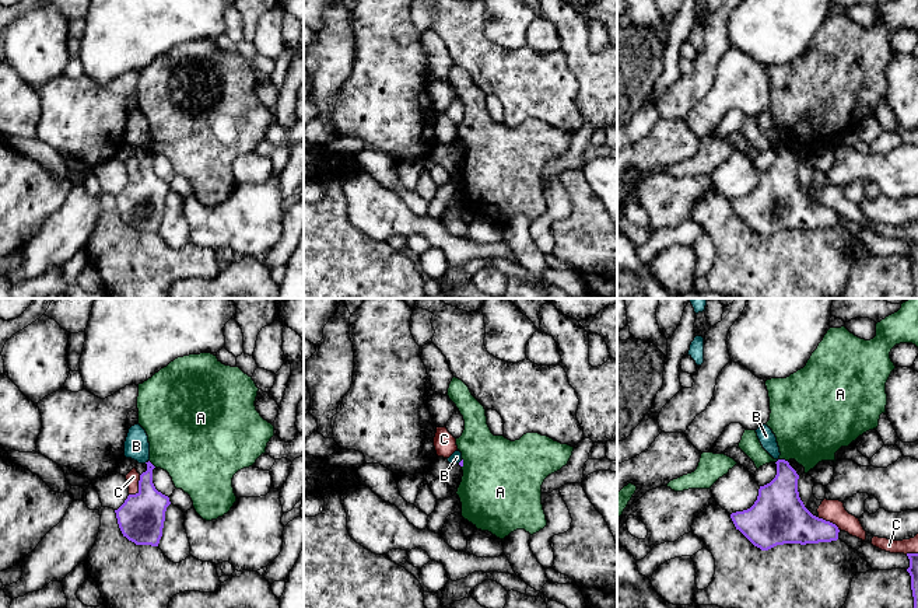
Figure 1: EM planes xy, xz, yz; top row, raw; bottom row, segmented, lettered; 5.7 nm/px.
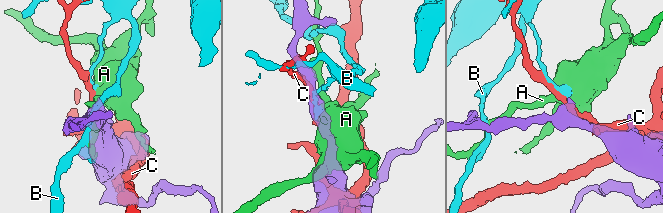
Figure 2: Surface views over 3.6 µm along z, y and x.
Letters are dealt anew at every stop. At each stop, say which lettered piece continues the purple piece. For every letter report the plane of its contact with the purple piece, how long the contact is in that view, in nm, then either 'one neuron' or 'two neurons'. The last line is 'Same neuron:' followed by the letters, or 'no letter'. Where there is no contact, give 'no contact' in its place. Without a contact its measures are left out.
A: yz | 70 nm | two neurons
B: xy | 30 nm | two neurons
C: xy | 140 nm | two neurons
Same neuron: no letter

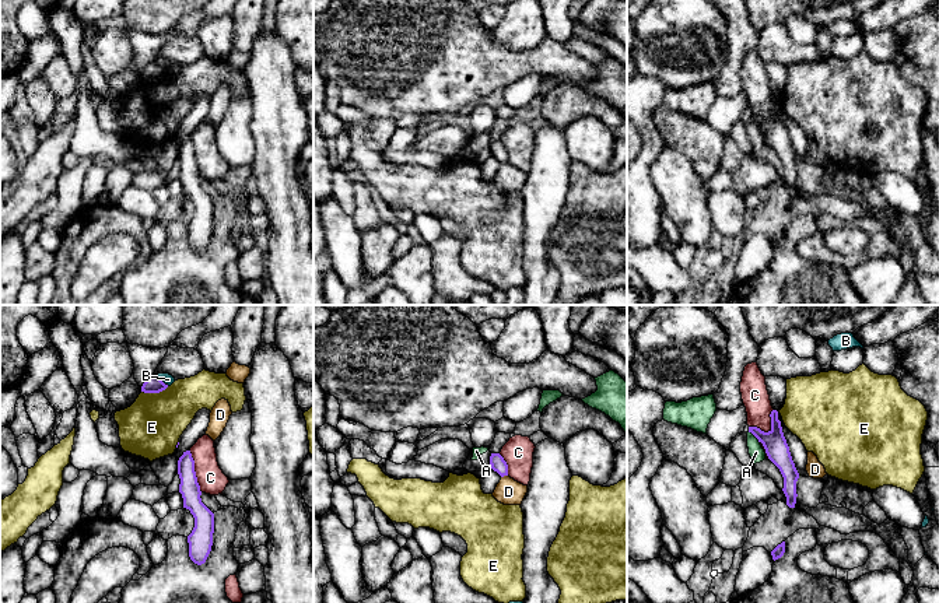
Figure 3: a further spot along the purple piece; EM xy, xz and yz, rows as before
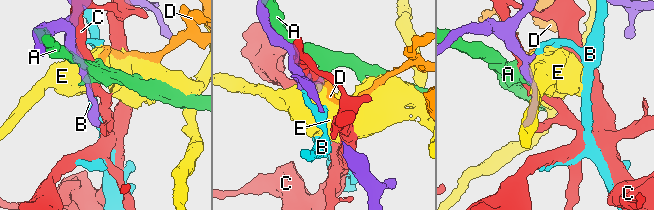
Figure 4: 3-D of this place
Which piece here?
A: yz | 100 nm | two neurons
B: xy | 100 nm | two neurons
C: yz | 180 nm | two neurons
D: xz | 40 nm | two neurons
E: xy | 160 nm | two neurons
Same neuron: no letter

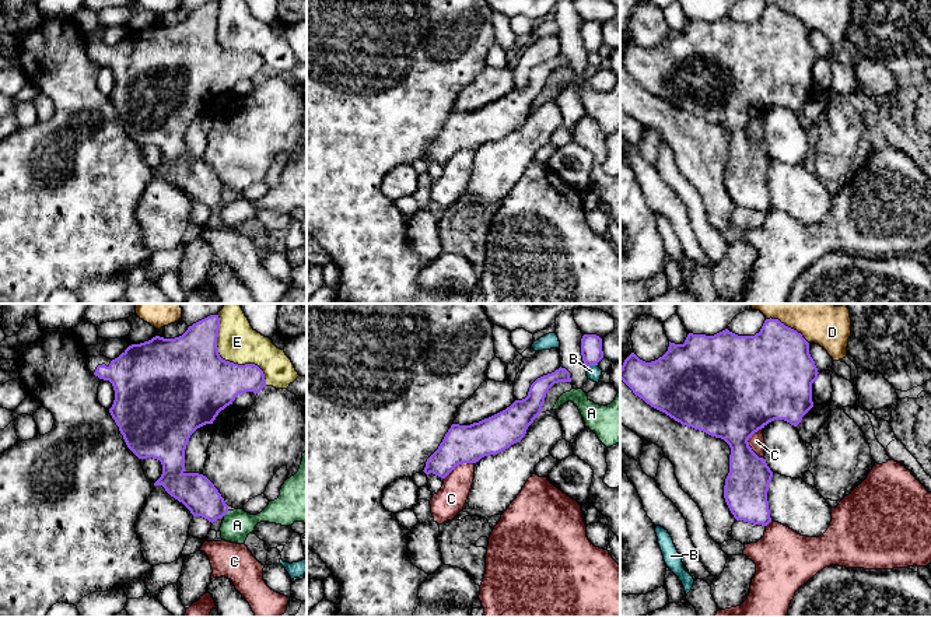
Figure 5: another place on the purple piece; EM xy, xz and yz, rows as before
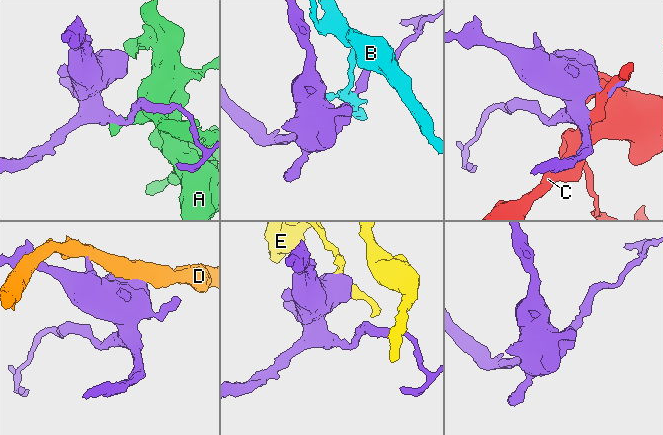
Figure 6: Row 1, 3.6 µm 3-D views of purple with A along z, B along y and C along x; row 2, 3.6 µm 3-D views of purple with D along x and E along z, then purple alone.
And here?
A: xy | 50 nm | two neurons
B: xz | 70 nm | two neurons
C: yz | 190 nm | two neurons
D: yz | 280 nm | two neurons
E: xy | 500 nm | two neurons
Same neuron: no letter

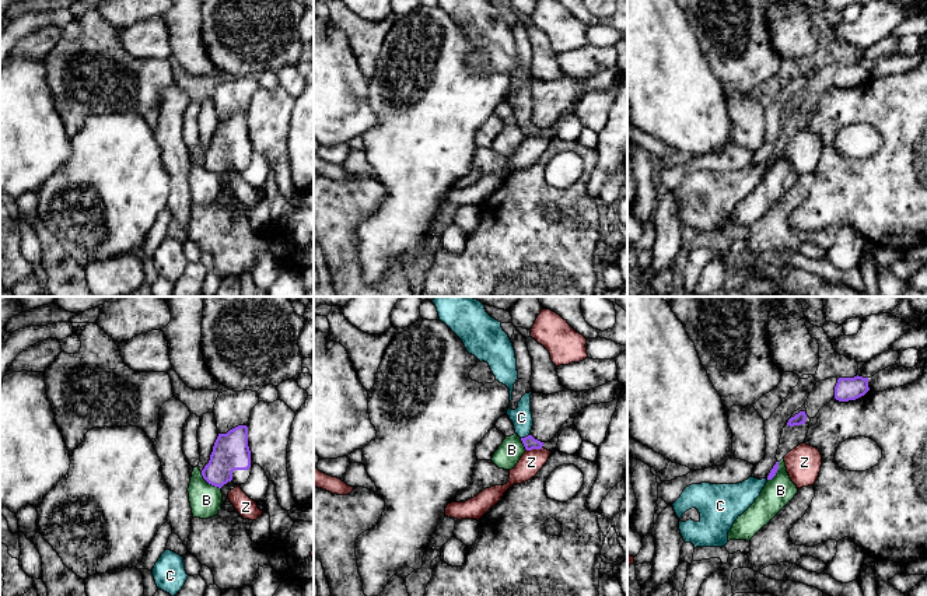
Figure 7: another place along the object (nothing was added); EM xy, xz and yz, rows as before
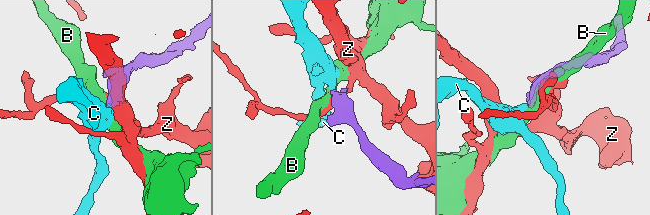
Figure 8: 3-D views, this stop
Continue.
B: xy | 160 nm | two neurons
C: xz | 60 nm | one neuron
Z: xz | 100 nm | two neurons
Same neuron: C

